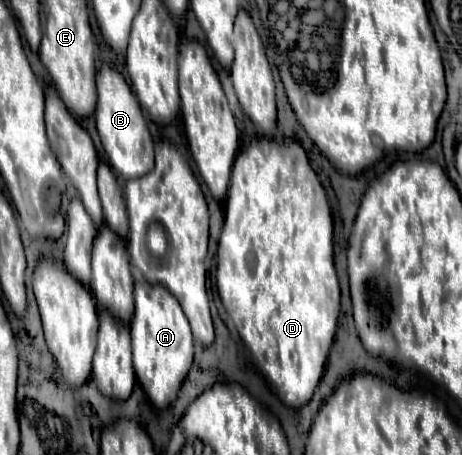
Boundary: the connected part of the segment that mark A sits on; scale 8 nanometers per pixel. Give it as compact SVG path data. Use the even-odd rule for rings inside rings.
M149 282L135 284L135 312L131 320L133 366L137 380L157 408L165 408L177 398L177 390L193 362L193 334L181 304L167 292L153 292Z

